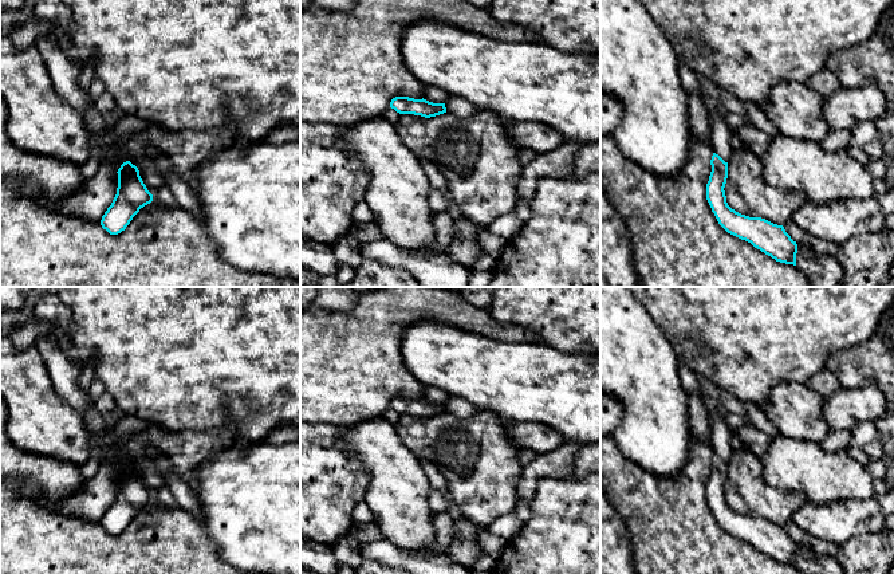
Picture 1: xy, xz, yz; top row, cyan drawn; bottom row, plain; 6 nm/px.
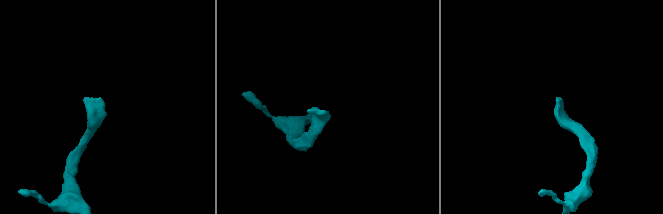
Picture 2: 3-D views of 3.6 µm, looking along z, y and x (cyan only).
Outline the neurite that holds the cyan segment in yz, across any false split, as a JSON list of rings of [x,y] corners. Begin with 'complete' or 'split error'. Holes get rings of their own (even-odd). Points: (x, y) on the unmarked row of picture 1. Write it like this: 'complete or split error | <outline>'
split error | [[[709,412],[712,472],[706,484],[706,500],[718,524],[730,535],[751,543],[776,562],[796,566],[797,544],[783,526],[761,518],[749,518],[732,510],[726,503],[725,484],[730,447],[732,422],[716,412]]]

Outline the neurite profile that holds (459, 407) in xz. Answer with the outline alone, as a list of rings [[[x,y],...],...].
[[[449,396],[445,408],[446,413],[461,418],[472,417],[478,410],[476,405],[458,396]]]

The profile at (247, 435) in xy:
[[[59,287],[58,295],[64,306],[71,311],[70,325],[66,331],[59,333],[63,346],[71,353],[74,361],[82,367],[91,361],[95,378],[98,378],[106,392],[115,401],[117,408],[125,414],[141,418],[147,425],[157,425],[168,432],[178,433],[184,430],[209,430],[225,425],[229,420],[239,428],[241,443],[259,443],[283,425],[300,428],[300,287]]]

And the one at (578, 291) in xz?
[[[495,287],[489,311],[497,322],[531,329],[563,353],[600,353],[600,287]]]

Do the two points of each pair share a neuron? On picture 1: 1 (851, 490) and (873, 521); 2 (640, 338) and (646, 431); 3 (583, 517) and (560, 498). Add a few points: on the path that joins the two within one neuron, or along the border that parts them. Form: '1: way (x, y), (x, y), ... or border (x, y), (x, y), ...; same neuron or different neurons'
1: border (874, 496), (866, 500), (834, 500), (827, 503); different neurons
2: way (644, 361), (644, 408); same neuron
3: way (578, 515), (566, 503); same neuron

